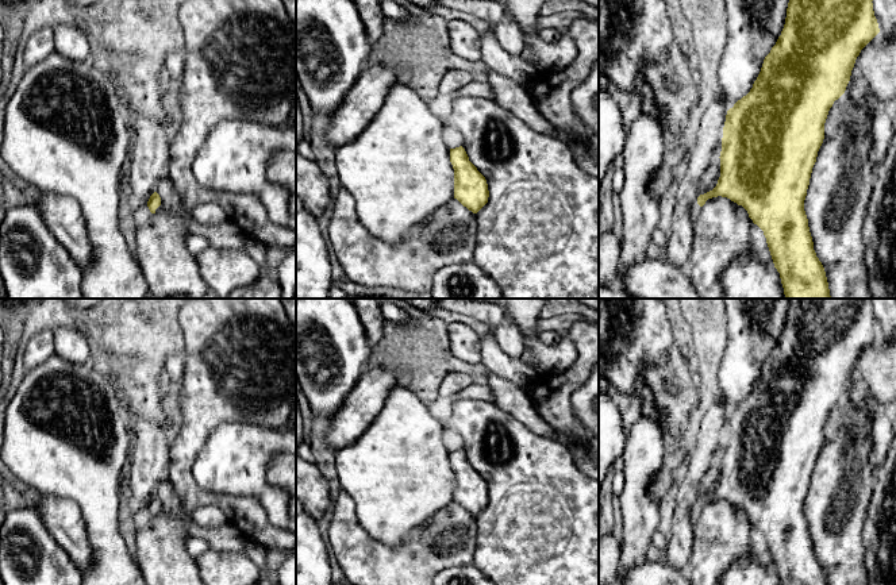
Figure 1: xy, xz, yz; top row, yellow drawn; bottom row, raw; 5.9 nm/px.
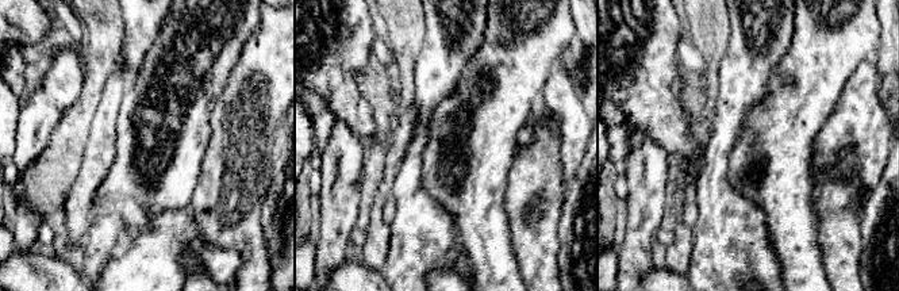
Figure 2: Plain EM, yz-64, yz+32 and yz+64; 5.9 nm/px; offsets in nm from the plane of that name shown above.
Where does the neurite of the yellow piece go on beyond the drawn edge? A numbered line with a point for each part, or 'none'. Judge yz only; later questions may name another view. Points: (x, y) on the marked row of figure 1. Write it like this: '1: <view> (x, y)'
1: yz (695, 210)

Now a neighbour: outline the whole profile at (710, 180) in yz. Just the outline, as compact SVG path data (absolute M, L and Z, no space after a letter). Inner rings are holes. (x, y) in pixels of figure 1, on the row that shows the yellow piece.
M718 157L718 159L708 166L705 174L701 178L699 196L712 190L716 186L719 177L720 177L720 158Z

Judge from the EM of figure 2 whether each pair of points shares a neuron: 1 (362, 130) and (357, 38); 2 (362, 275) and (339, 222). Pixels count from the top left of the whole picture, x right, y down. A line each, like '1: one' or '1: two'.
1: one
2: two

